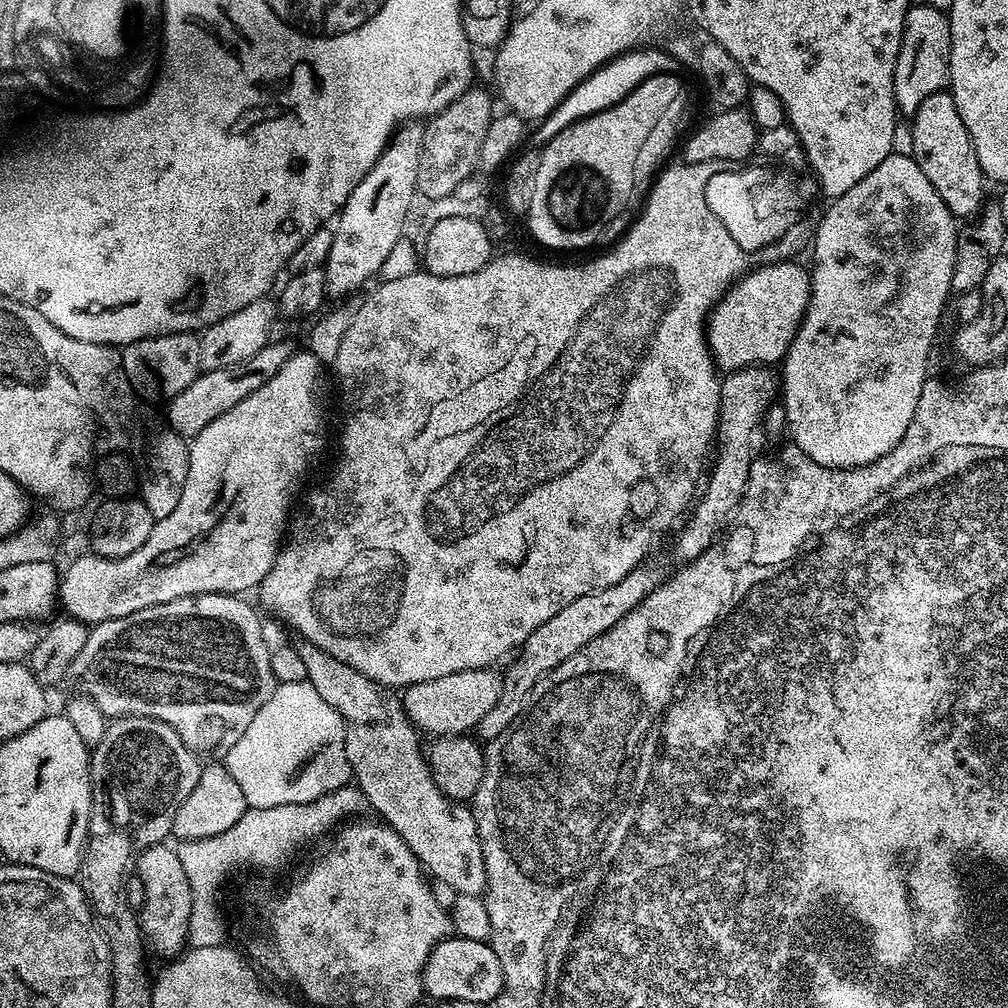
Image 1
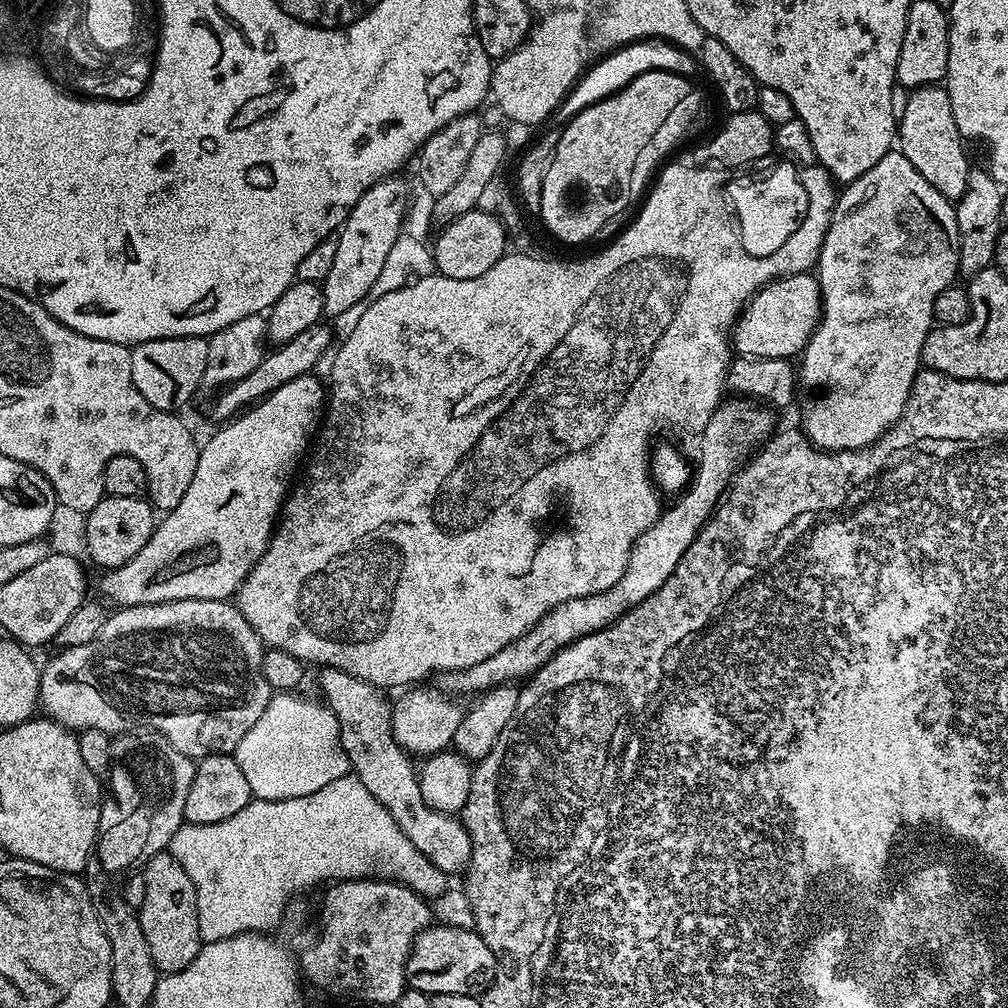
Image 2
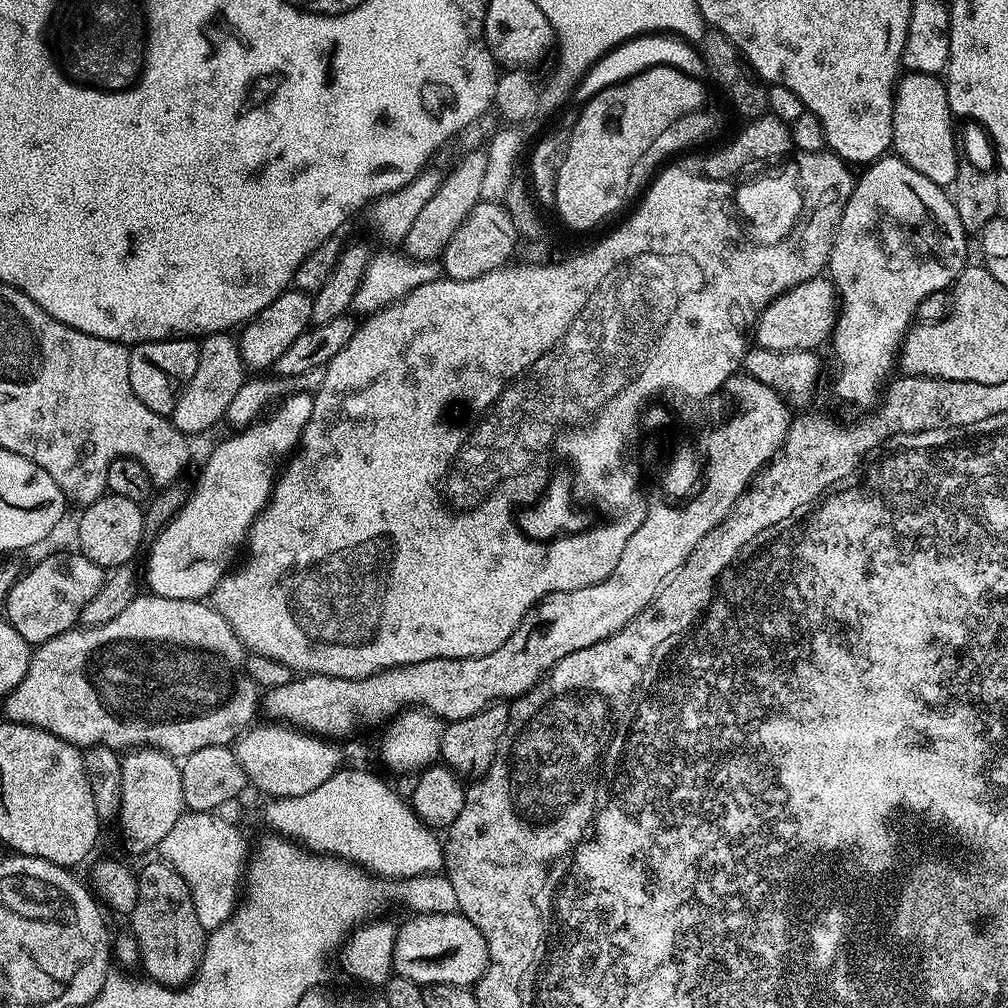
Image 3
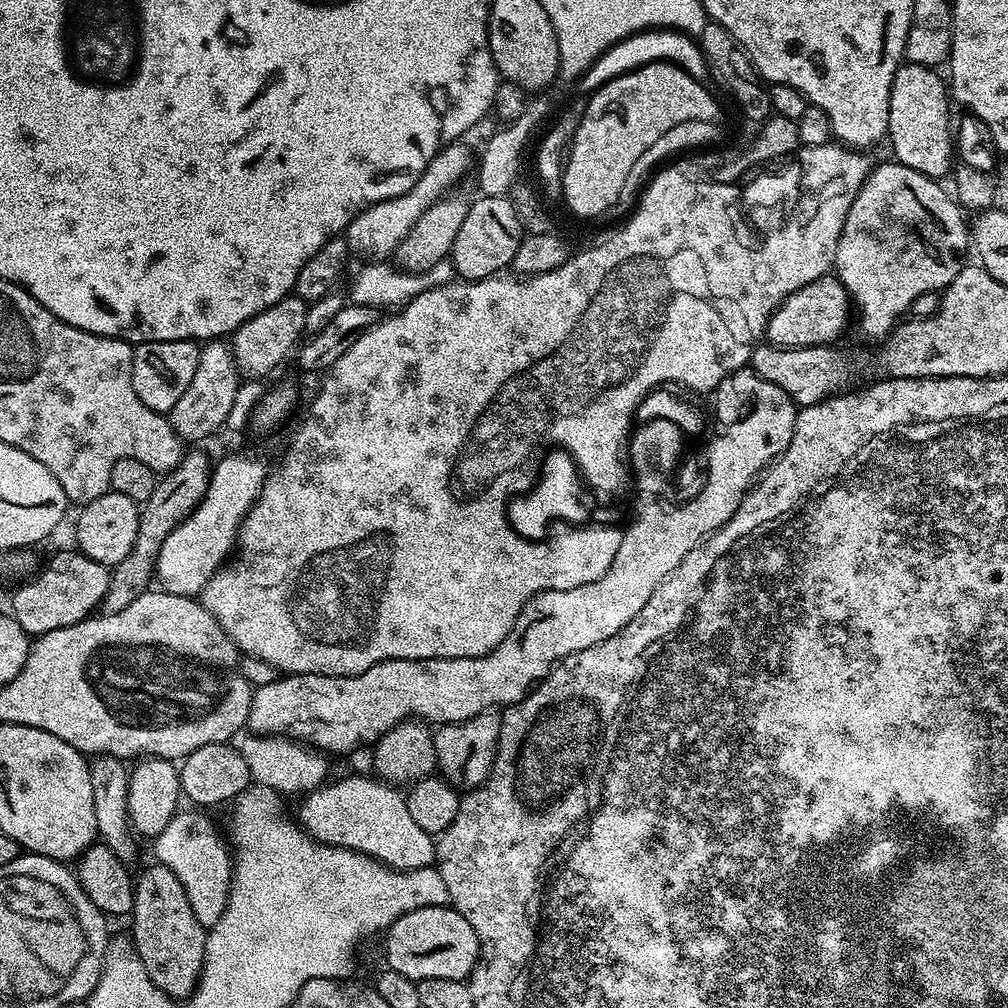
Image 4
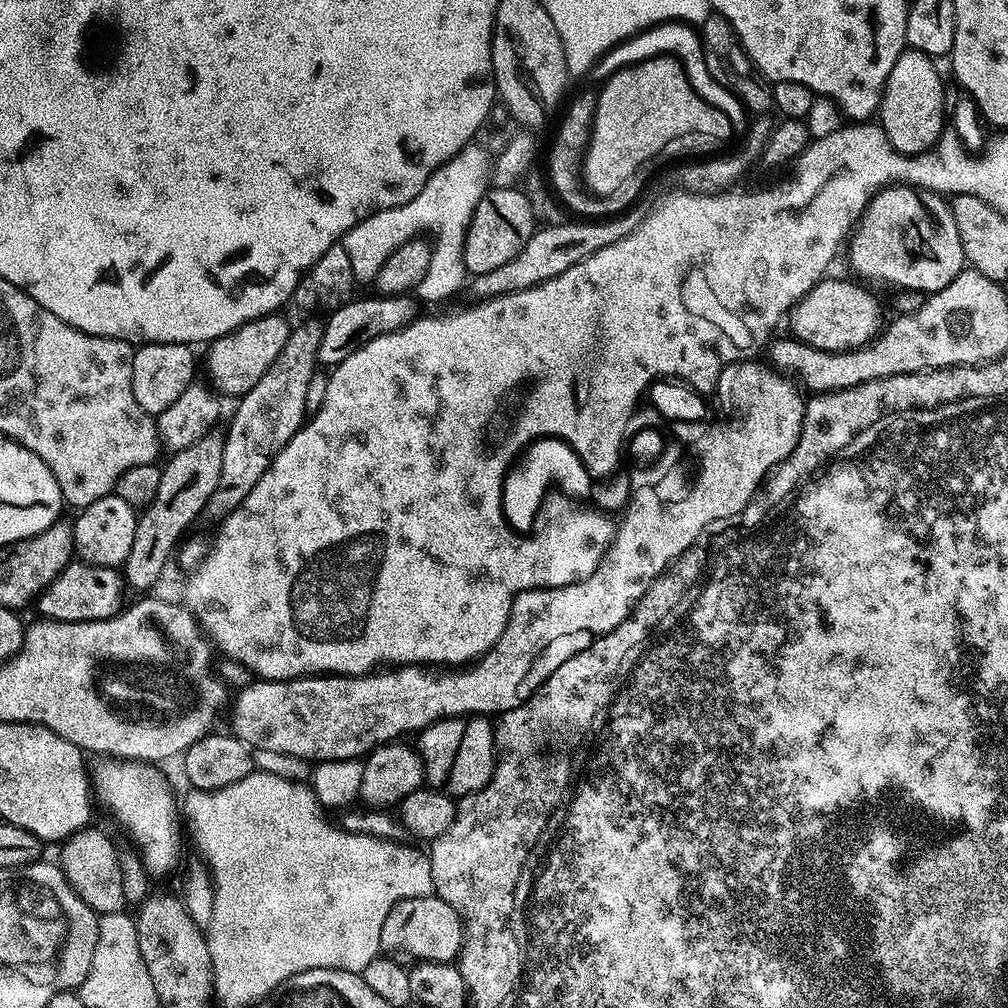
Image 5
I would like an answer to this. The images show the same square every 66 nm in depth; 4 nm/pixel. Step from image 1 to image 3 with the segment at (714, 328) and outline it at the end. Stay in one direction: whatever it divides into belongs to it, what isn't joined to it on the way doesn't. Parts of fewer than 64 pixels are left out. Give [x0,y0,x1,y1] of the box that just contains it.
[754,275,838,352]

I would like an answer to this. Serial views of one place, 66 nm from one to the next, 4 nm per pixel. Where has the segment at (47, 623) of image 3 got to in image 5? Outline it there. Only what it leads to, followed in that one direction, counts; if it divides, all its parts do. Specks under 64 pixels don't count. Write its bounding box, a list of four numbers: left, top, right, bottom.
[34,562,122,622]

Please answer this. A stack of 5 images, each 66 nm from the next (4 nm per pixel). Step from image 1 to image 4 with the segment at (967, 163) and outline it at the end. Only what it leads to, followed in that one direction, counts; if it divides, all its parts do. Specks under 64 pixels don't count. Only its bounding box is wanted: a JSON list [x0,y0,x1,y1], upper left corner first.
[887,63,954,178]

